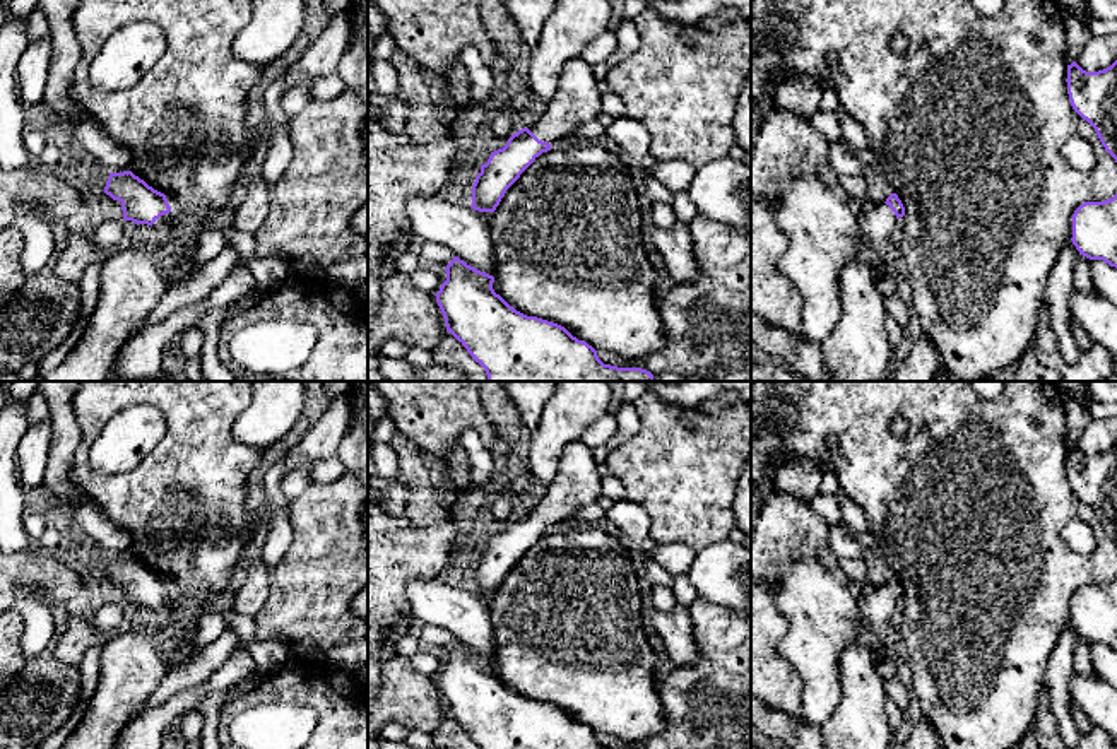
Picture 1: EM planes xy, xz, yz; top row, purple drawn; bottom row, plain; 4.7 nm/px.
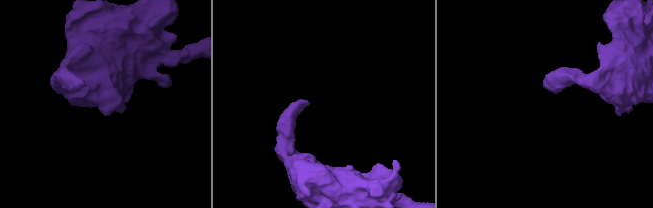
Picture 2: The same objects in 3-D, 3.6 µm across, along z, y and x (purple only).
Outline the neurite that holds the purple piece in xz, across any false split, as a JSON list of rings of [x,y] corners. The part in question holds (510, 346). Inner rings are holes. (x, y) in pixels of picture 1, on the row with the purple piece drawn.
[[[458,257],[434,294],[450,332],[479,363],[488,381],[653,381],[641,368],[604,364],[564,327],[527,316],[494,292],[494,277]]]

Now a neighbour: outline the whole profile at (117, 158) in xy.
[[[87,116],[80,120],[74,130],[74,137],[77,144],[96,156],[109,173],[132,169],[132,150],[115,142],[94,118]]]

